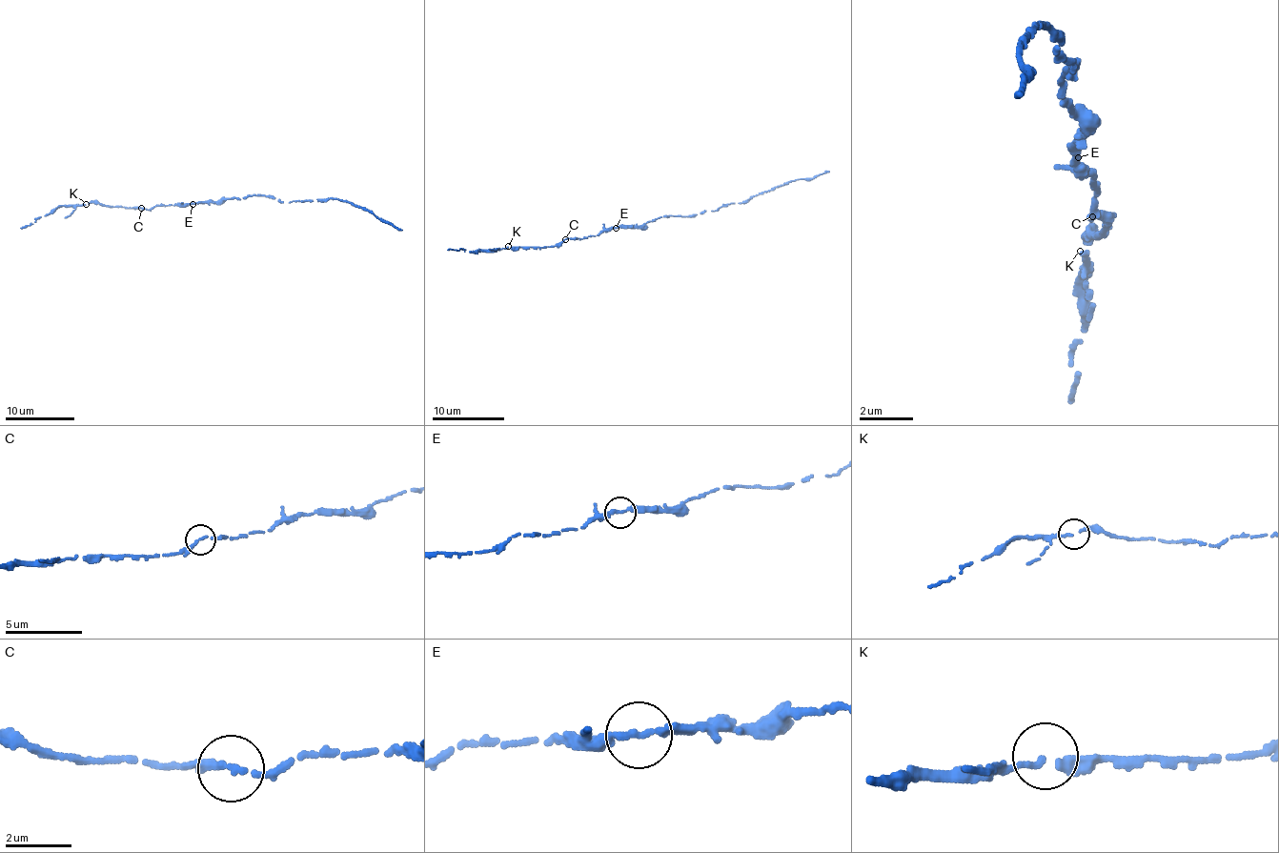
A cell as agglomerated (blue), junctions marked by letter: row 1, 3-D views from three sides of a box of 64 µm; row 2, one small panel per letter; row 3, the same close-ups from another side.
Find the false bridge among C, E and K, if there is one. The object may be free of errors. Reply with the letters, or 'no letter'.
E

